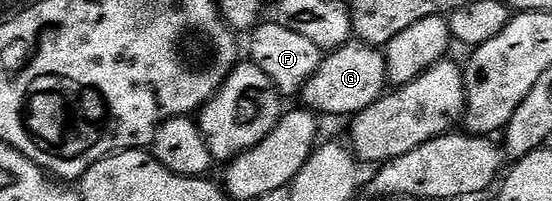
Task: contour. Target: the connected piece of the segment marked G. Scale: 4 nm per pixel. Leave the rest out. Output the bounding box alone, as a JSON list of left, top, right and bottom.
[302,39,388,119]

